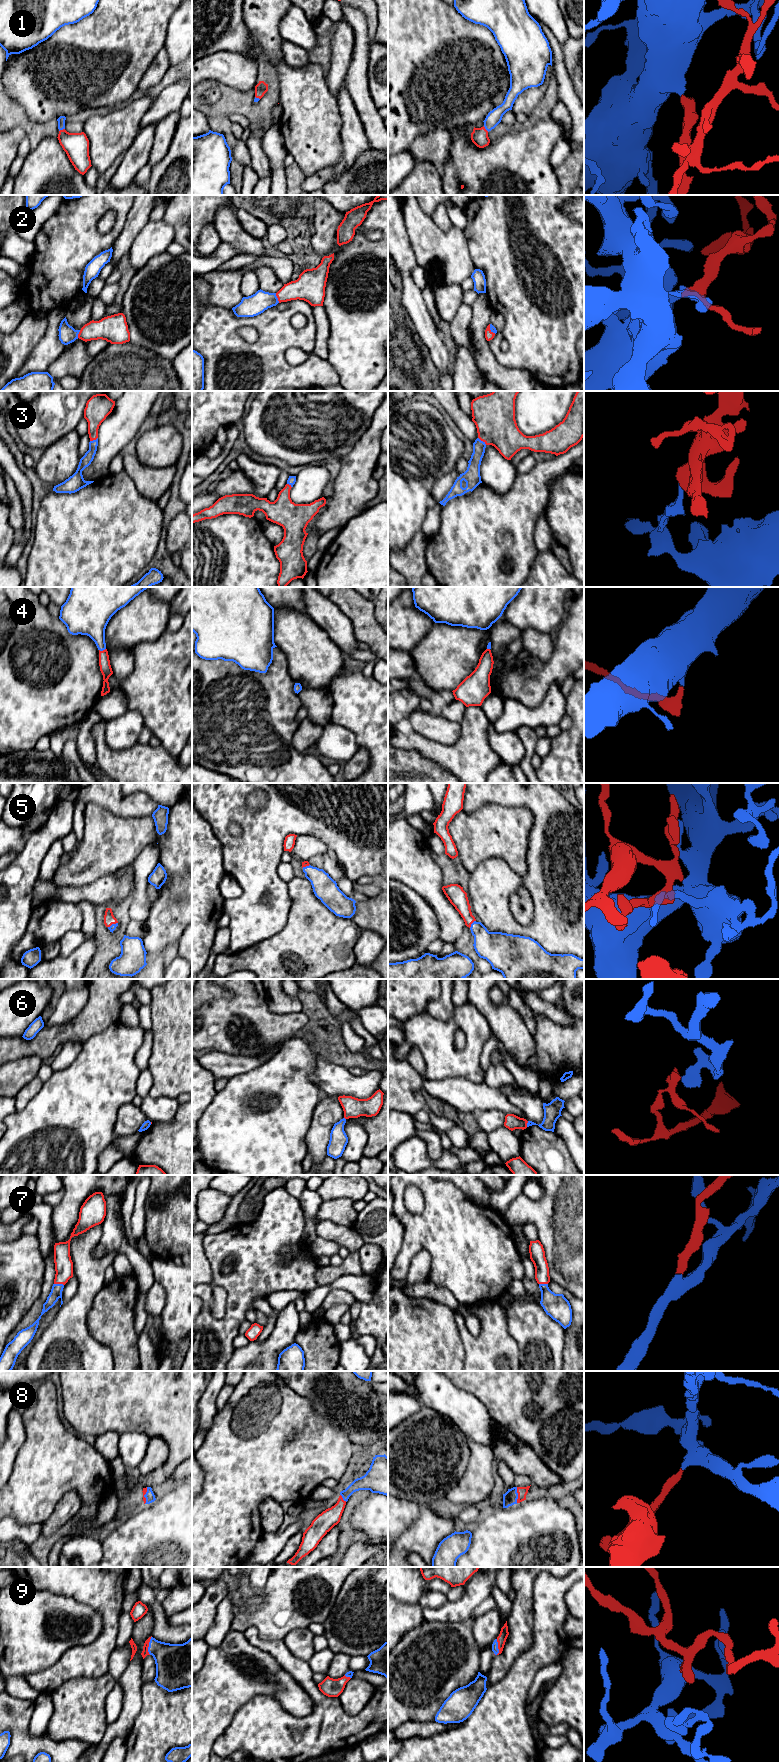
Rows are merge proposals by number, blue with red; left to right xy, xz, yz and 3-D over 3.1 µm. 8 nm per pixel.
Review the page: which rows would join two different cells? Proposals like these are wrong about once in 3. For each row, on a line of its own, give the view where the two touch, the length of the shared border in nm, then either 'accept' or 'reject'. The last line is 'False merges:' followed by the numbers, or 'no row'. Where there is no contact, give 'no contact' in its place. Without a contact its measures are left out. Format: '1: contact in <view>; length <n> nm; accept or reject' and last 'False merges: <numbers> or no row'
1: contact in xy; length 50 nm; accept
2: contact in xz; length 90 nm; accept
3: contact in yz; length 90 nm; accept
4: contact in xy; length 60 nm; accept
5: contact in yz; length 80 nm; accept
6: contact in yz; length 50 nm; reject
7: contact in xy; length 80 nm; accept
8: contact in yz; length 130 nm; accept
9: contact in xy; length 150 nm; accept
False merges: 6

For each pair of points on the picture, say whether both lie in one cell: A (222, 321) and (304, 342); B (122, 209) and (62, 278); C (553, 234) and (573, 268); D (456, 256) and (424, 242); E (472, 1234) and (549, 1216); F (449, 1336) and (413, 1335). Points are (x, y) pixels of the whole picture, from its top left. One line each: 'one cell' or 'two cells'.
A: one cell
B: one cell
C: one cell
D: one cell
E: two cells
F: one cell

